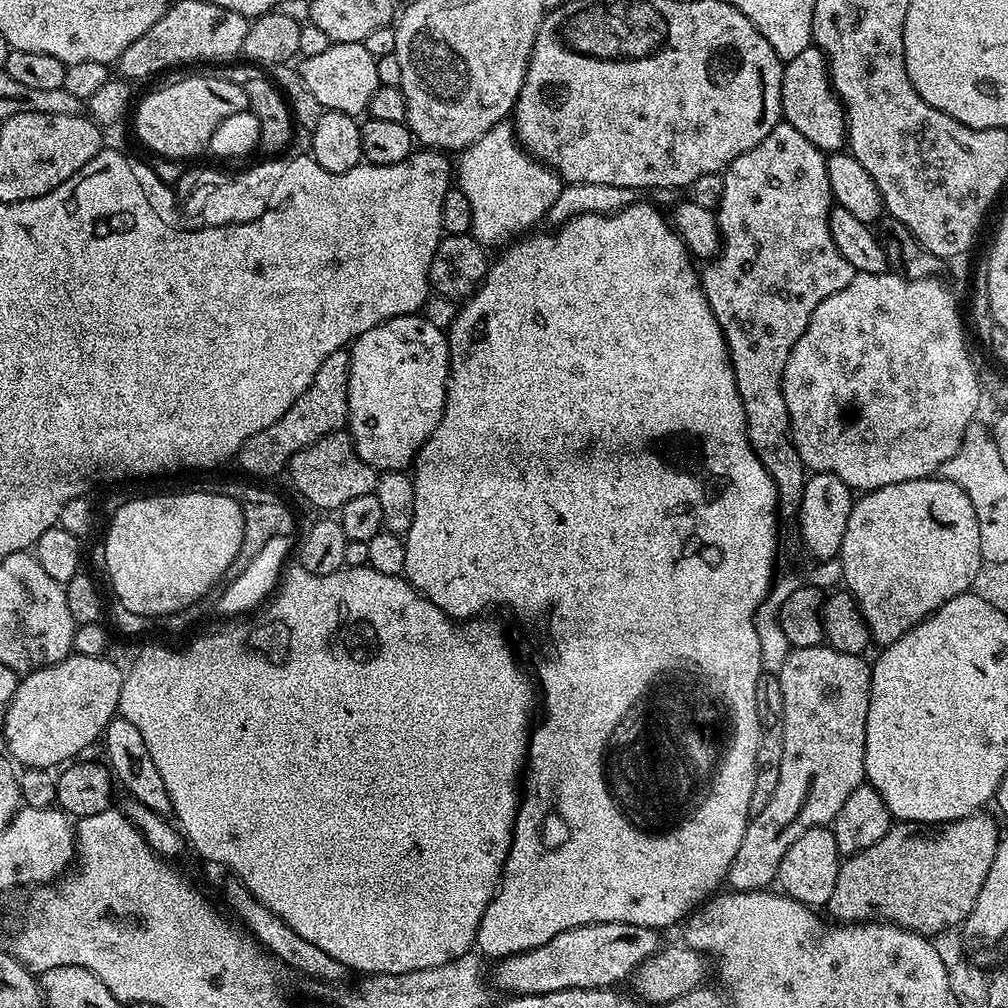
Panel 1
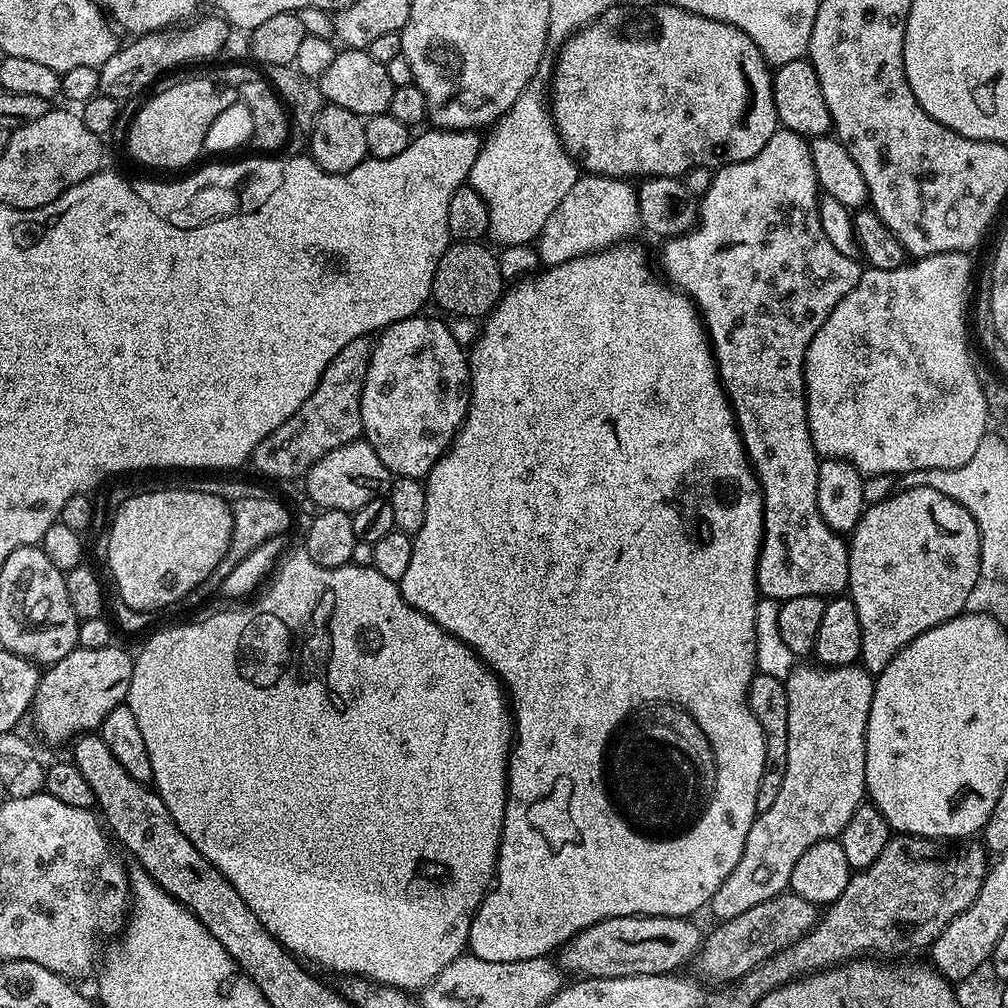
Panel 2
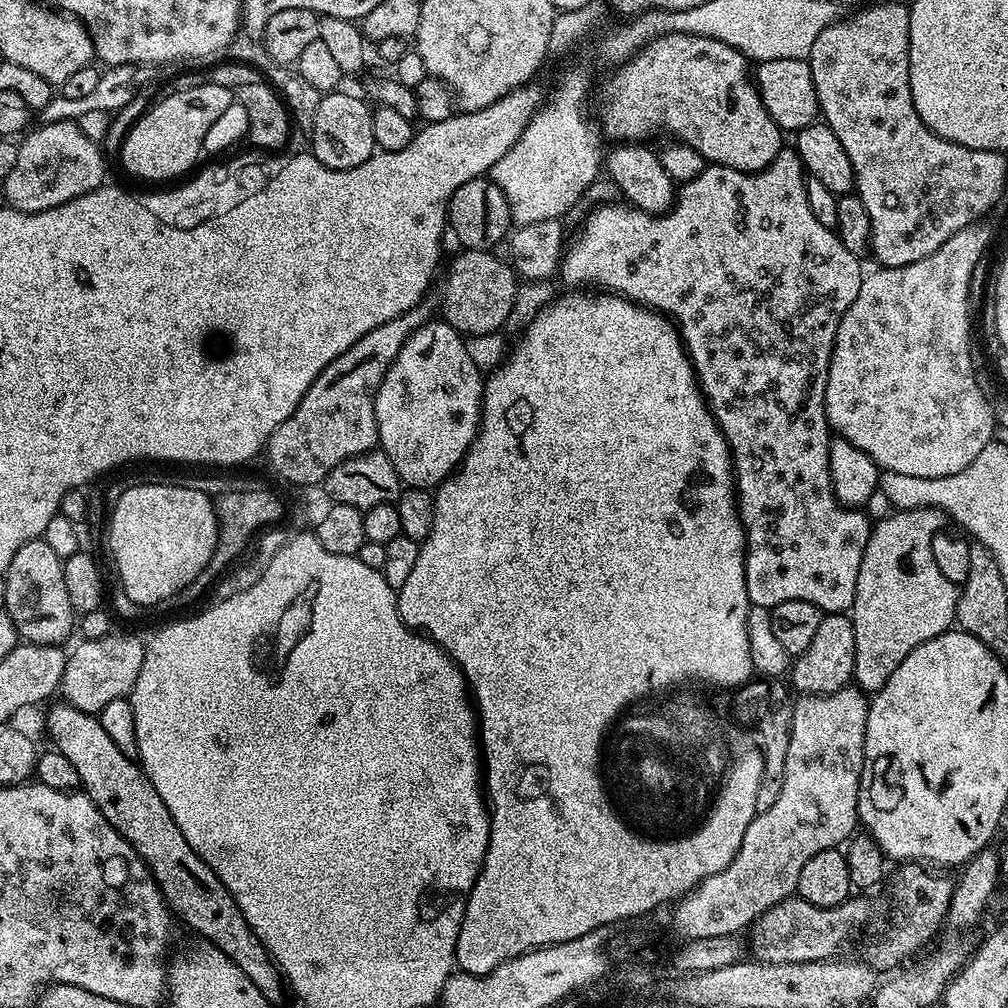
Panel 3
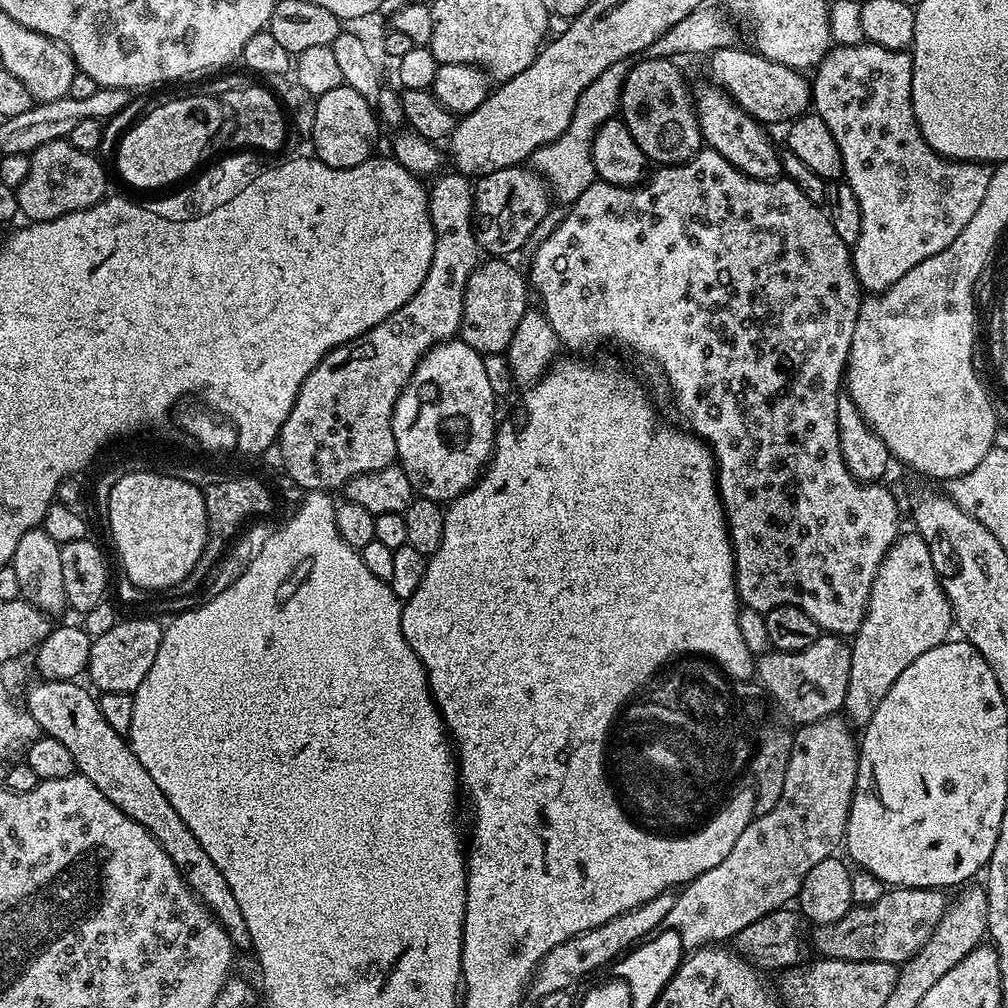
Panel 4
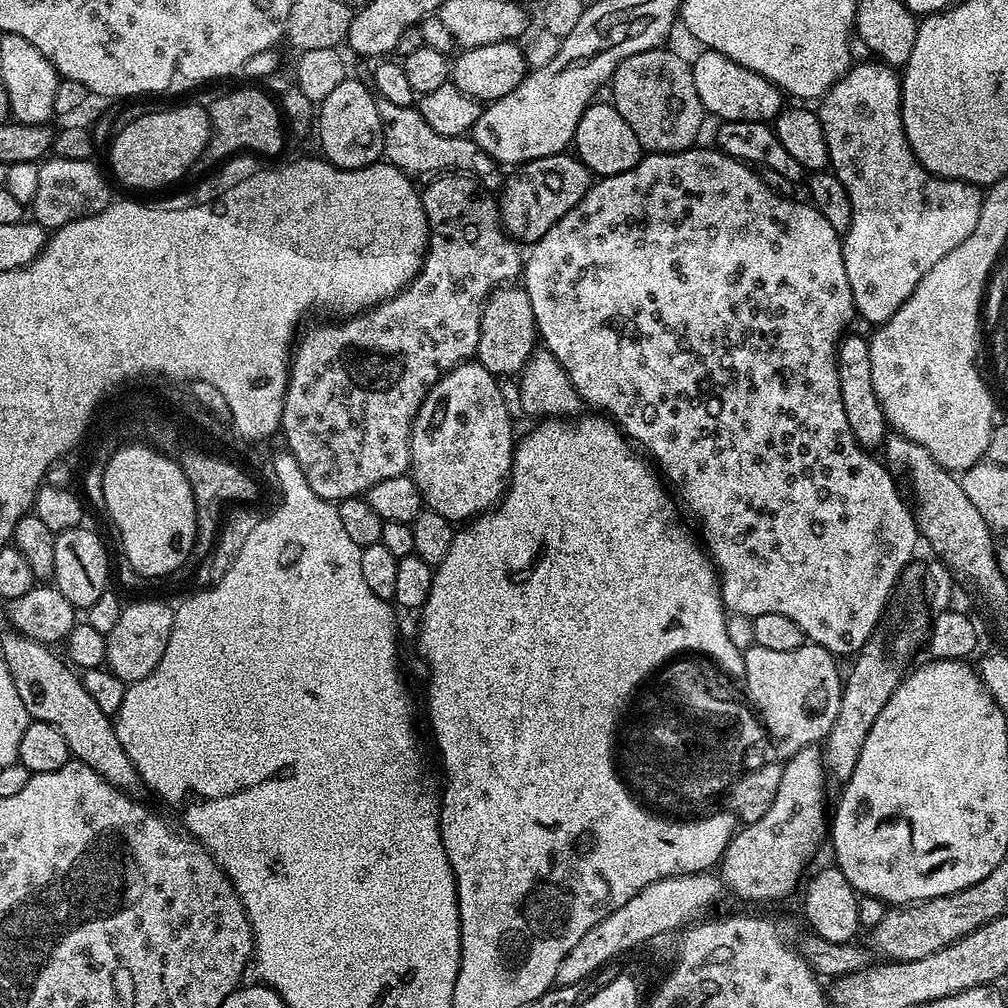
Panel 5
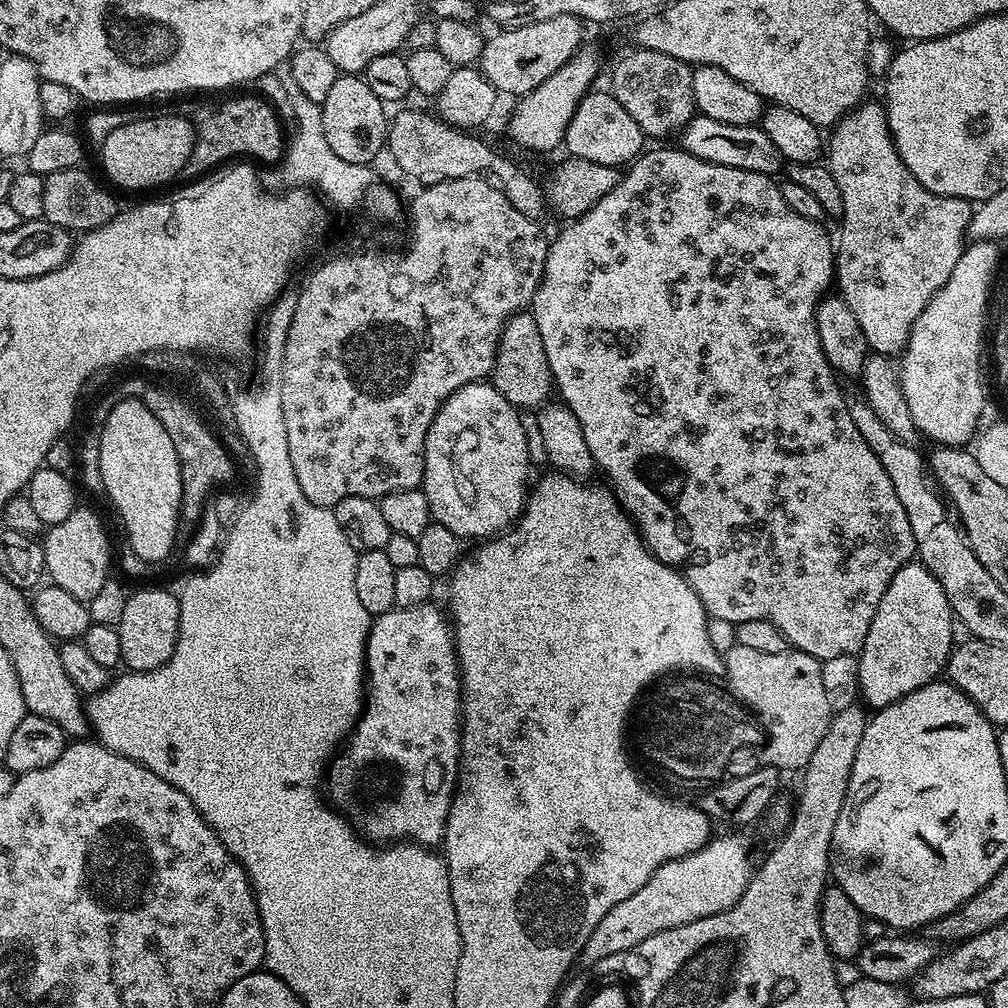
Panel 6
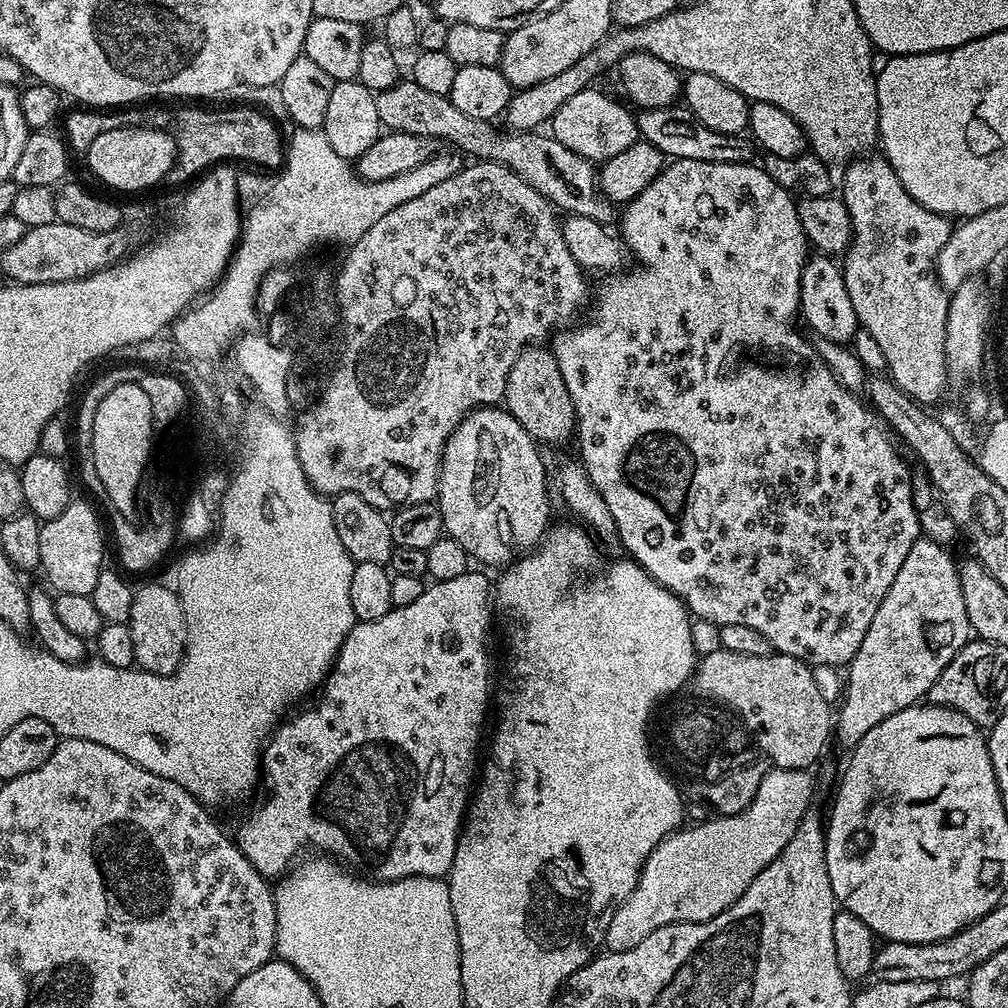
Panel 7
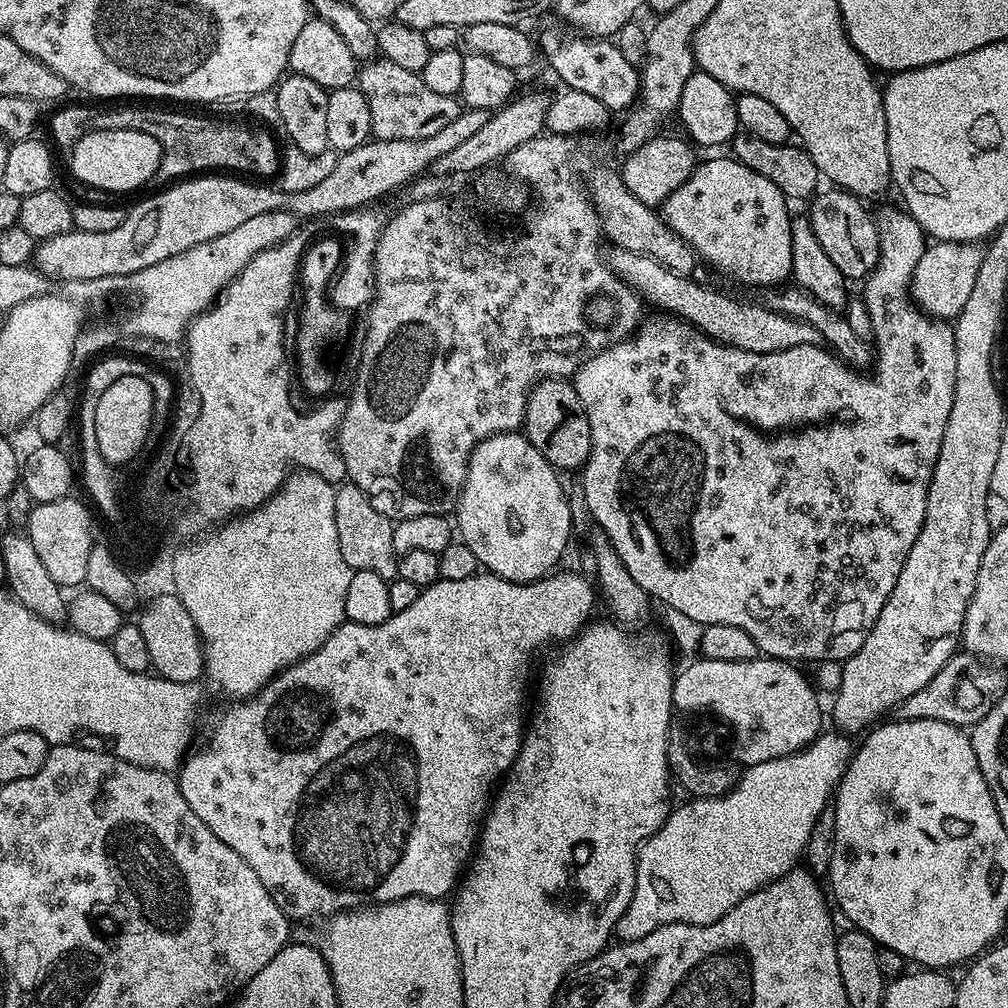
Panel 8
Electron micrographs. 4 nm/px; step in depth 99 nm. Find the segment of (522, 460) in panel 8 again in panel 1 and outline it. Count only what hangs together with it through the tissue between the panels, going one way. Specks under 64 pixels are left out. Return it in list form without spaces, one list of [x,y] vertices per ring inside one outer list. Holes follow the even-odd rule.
[[[423,314],[395,316],[389,320],[384,320],[370,330],[366,330],[366,334],[362,334],[357,340],[353,340],[348,352],[348,361],[350,362],[350,374],[348,375],[348,423],[346,431],[352,438],[356,453],[364,462],[376,469],[377,473],[398,472],[407,469],[415,461],[424,444],[434,434],[446,406],[446,394],[448,393],[448,337],[445,329],[434,326],[434,322],[427,320]]]

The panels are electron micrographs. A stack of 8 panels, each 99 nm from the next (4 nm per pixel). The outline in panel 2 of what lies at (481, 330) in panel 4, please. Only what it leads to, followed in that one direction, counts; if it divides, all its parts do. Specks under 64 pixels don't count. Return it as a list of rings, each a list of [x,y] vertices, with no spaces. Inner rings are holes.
[[[452,242],[449,243],[446,254],[438,262],[438,270],[434,270],[434,282],[432,283],[431,299],[436,300],[440,308],[445,308],[445,313],[453,316],[470,316],[473,318],[484,318],[495,308],[496,303],[500,301],[501,296],[506,291],[506,281],[499,272],[499,262],[497,253],[491,252],[480,242]]]

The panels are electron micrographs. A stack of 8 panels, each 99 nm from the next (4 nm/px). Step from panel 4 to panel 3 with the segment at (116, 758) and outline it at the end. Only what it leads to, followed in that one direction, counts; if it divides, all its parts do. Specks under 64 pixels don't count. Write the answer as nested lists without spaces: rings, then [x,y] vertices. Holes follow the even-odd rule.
[[[59,702],[48,712],[48,736],[52,739],[51,747],[67,758],[74,770],[78,770],[80,788],[102,810],[102,818],[126,838],[134,846],[134,850],[144,859],[144,864],[156,879],[160,893],[164,895],[169,908],[177,917],[180,916],[200,935],[201,941],[213,944],[270,1002],[276,1002],[286,996],[286,984],[282,979],[271,956],[264,949],[264,944],[250,930],[246,918],[242,918],[242,910],[234,902],[230,890],[214,874],[214,870],[186,842],[182,830],[178,830],[178,822],[170,818],[170,810],[166,810],[166,802],[158,790],[154,790],[154,782],[145,774],[143,768],[133,757],[122,754],[118,746],[102,730],[99,715],[83,712],[67,702]]]

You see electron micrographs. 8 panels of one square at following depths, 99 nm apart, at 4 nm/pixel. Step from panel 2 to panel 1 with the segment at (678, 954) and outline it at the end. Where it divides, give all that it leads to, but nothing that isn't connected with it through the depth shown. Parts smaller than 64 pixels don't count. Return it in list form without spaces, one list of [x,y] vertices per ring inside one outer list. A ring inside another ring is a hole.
[[[606,922],[587,924],[554,934],[550,942],[534,950],[519,952],[495,961],[496,969],[491,969],[490,980],[504,991],[504,994],[533,996],[550,994],[571,988],[612,988],[627,981],[642,962],[656,955],[662,947],[661,933],[655,928]]]

